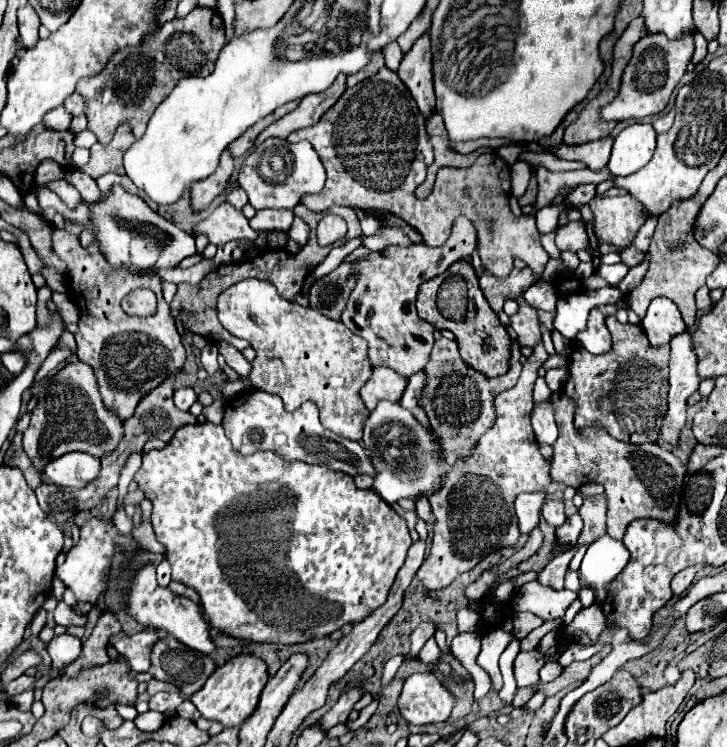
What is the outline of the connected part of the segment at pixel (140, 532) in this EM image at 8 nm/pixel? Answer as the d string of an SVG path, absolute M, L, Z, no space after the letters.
M143 499L141 501L141 525L133 529L133 537L139 545L141 551L149 551L149 553L163 553L165 547L157 541L155 533L153 533L153 527L151 527L151 501L149 499Z

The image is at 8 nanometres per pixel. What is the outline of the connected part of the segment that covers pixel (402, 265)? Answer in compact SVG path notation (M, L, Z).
M457 217L451 237L439 249L427 245L387 247L373 251L367 259L359 261L359 283L353 289L341 321L345 327L361 335L369 345L369 361L373 367L389 367L409 379L425 369L433 347L433 327L419 319L415 297L419 285L449 269L459 259L471 259L477 247L477 229L467 217Z

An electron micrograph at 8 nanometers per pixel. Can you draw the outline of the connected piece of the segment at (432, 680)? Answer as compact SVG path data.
M423 671L413 673L405 681L397 705L407 723L425 725L447 721L455 706L455 698L443 683L439 683L437 675Z

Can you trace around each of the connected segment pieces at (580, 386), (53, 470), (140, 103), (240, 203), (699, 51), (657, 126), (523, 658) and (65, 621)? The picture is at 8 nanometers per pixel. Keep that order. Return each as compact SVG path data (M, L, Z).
M613 315L607 317L607 329L609 329L609 333L613 337L613 345L611 345L611 349L607 353L593 355L589 351L571 351L571 357L569 357L569 377L567 377L565 385L563 385L563 393L575 403L575 425L577 427L585 427L585 425L589 425L593 421L601 421L601 425L609 431L609 435L613 435L619 441L627 441L627 443L655 443L659 427L661 427L661 419L665 417L665 407L667 407L665 399L667 399L667 389L669 389L669 385L667 385L667 375L669 375L669 345L651 347L645 331L639 325L631 325L631 323L621 325Z
M69 453L63 455L61 459L55 459L45 467L45 475L51 483L59 487L69 487L69 489L83 489L93 479L97 479L101 473L101 463L93 455L85 453Z
M195 7L187 17L163 23L157 31L145 35L139 45L119 49L105 69L93 77L81 79L75 87L87 103L89 129L105 145L115 129L127 123L139 139L155 107L173 91L181 77L207 77L213 73L219 49L225 45L225 25L215 9Z
M237 187L235 191L231 191L229 193L229 197L227 197L227 201L237 209L237 211L241 211L249 201L247 201L247 193L241 189L241 187Z
M701 31L693 33L695 39L695 53L693 53L693 63L697 65L699 61L703 61L703 57L707 55L707 39L701 35Z
M672 109L667 114L660 116L655 122L652 123L652 126L657 134L666 132L673 125L675 118L675 110Z
M539 651L519 653L515 659L515 681L517 687L527 687L539 681L539 669L543 667L545 659Z
M61 601L54 610L54 621L57 625L63 625L65 627L71 625L84 626L87 623L87 620L87 615L77 615L63 601Z

